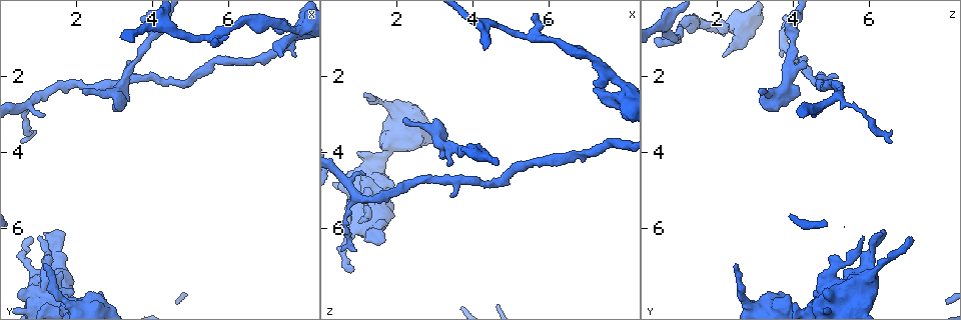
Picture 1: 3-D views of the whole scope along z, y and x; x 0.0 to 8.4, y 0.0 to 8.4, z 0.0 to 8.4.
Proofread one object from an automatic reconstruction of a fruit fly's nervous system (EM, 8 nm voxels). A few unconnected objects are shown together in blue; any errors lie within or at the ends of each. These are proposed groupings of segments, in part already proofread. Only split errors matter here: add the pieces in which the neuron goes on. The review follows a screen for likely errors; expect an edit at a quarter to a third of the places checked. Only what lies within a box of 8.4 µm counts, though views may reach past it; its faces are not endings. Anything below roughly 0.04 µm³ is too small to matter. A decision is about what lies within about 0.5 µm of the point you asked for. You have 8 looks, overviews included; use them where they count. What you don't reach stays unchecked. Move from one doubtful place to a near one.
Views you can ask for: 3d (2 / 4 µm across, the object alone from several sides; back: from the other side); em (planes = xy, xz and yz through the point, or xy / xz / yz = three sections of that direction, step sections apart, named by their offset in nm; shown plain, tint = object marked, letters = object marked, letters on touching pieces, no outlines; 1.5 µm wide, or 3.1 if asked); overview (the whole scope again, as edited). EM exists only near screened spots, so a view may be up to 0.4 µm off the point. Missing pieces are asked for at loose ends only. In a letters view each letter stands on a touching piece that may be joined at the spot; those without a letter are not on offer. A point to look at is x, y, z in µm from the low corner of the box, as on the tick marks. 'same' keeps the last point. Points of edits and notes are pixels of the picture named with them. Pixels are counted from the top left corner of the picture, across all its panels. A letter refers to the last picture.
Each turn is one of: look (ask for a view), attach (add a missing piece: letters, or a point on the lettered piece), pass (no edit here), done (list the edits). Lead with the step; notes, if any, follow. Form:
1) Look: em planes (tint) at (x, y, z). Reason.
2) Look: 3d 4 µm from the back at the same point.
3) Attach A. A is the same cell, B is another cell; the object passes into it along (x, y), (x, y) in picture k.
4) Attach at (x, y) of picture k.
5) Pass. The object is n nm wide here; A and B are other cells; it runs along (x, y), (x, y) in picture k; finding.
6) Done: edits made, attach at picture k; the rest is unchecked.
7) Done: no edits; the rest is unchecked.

Look: em planes (letters) at (7.40, 1.50, 2.15).

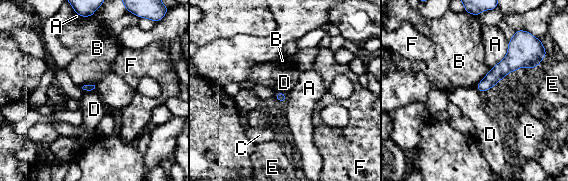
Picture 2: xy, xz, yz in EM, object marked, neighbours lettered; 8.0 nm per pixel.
Pass. A, B, C, D, E and F are other cells; a border runs along (95, 88), (83, 90) in picture 2; none of them fits.

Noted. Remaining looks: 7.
Look: em planes (letters) at (3.45, 2.00, 5.15). Branch stops here.

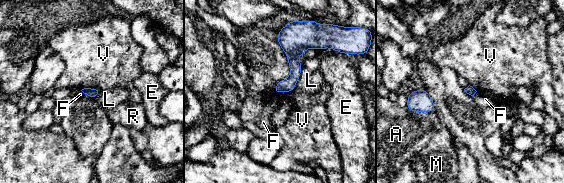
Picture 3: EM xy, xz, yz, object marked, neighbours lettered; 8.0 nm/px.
Pass. A, E, F, L, M, R and V are other cells; a border runs along (82, 88), (99, 88), (101, 90) in picture 3; none of them fits.

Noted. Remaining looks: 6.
Look: 3d 4 µm at (2.15, 2.35, 3.05). An open end.

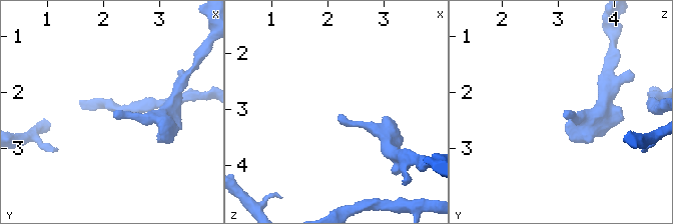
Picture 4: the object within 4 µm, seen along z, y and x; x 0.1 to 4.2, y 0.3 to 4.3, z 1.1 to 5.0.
Look: em 3.1 µm planes (letters) at (2.20, 2.40, 3.15). Need the tissue.

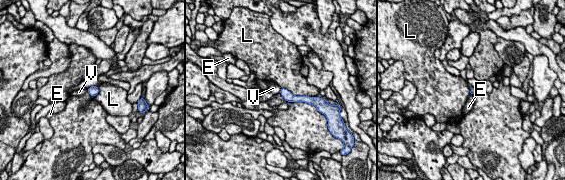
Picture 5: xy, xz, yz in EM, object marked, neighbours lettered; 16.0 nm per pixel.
Pass. E, L and V are other cells; it runs along (283, 91), (291, 98), (308, 100) in picture 5; no lettered piece goes on from it.

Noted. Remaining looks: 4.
Look: 3d 4 µm at (0.85, 6.30, 7.05). Branch stops here.

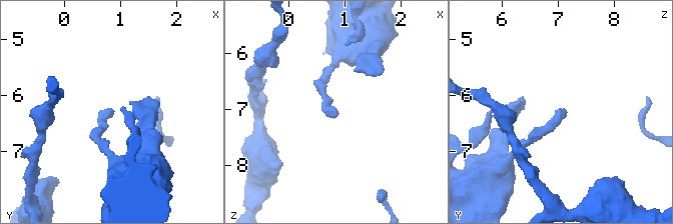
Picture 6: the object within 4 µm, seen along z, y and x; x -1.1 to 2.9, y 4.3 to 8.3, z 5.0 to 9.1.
Look: em xz step 8 (plain) at (0.90, 6.25, 7.10). Shape alone is not enough.

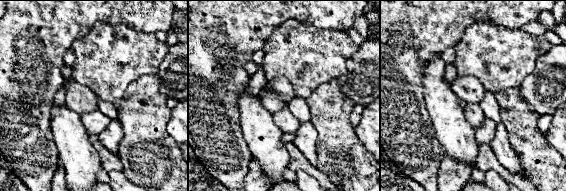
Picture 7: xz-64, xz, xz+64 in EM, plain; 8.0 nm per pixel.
Look: em xz step 8 (letters) at the same point. See the neighbours.

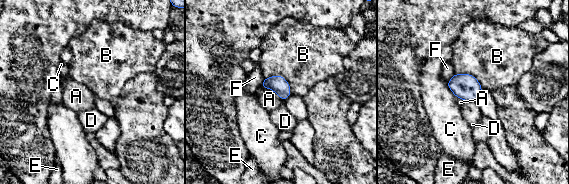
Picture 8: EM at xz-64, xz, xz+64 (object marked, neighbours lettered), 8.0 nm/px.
Pass. The object is 140 nm wide here; A, B, C, D, E and F are other cells; a border runs along (264, 77), (282, 76), (292, 93) in picture 8; none of them fits.

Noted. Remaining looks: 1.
Done: no edits; the rest is unchecked.

